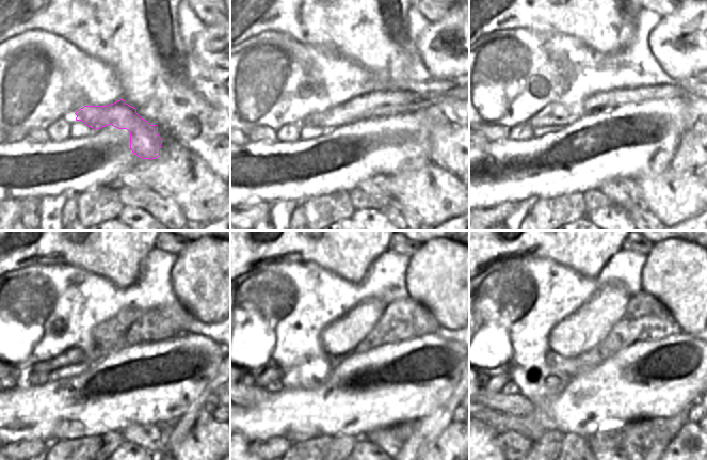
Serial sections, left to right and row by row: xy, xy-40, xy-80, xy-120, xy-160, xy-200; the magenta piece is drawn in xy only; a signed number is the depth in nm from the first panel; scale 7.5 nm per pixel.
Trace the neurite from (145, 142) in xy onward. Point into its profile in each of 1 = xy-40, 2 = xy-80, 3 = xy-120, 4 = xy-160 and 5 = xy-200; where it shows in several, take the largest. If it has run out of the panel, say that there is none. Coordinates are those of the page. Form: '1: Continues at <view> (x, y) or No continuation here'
1: Continues at xy-40 (389, 101)
2: Continues at xy-80 (553, 114)
3: Continues at xy-120 (74, 355)
4: Continues at xy-160 (274, 374)
5: Continues at xy-200 (496, 383).

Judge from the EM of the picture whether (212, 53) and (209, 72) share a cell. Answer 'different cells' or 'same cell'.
different cells

